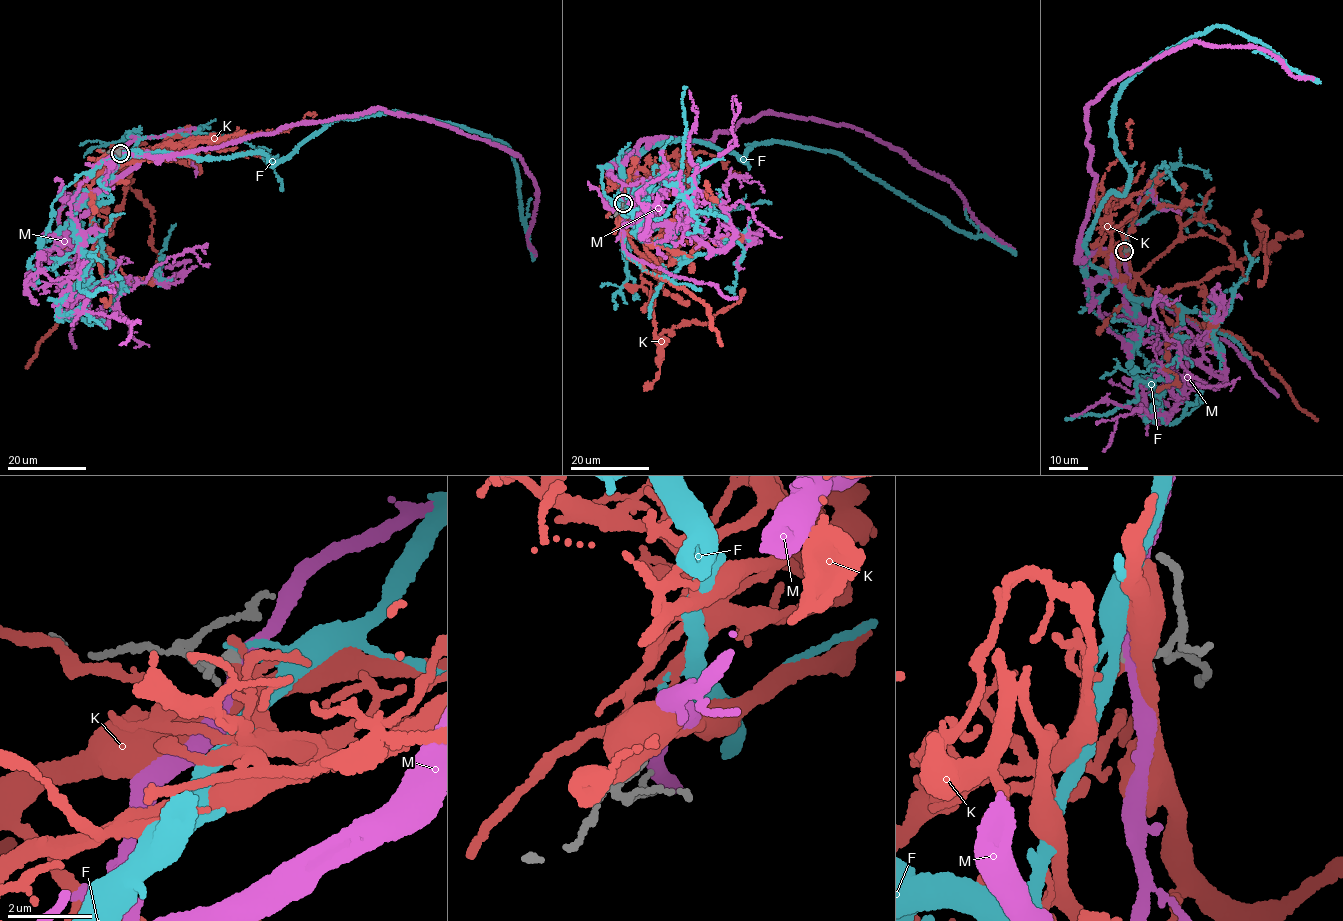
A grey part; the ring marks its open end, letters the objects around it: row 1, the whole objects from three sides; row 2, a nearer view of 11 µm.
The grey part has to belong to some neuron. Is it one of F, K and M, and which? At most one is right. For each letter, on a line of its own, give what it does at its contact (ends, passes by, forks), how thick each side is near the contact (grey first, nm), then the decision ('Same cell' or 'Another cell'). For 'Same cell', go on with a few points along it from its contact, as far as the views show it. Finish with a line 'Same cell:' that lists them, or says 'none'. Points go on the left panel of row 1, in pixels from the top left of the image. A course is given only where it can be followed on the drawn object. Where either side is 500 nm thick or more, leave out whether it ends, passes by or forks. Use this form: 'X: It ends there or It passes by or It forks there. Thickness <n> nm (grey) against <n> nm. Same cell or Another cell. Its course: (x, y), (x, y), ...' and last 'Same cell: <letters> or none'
F: It ends there. Thickness 320 nm (grey) against 120 nm. Another cell
K: It forks there. Thickness 320 nm (grey) against 220 nm. Same cell
M: It passes by. Thickness 320 nm (grey) against 280 nm. Another cell
Same cell: K

